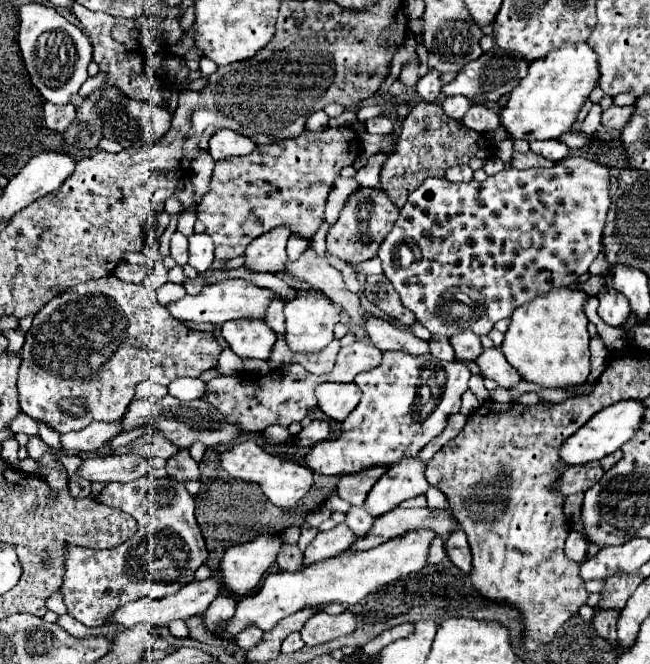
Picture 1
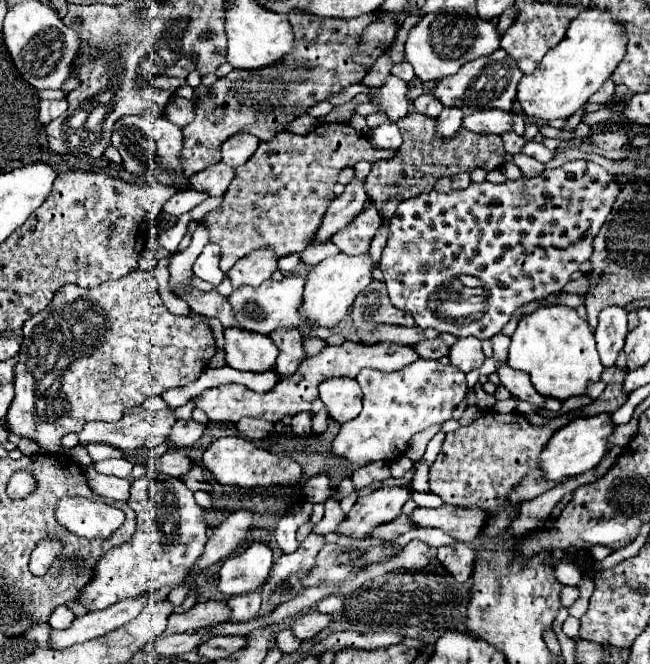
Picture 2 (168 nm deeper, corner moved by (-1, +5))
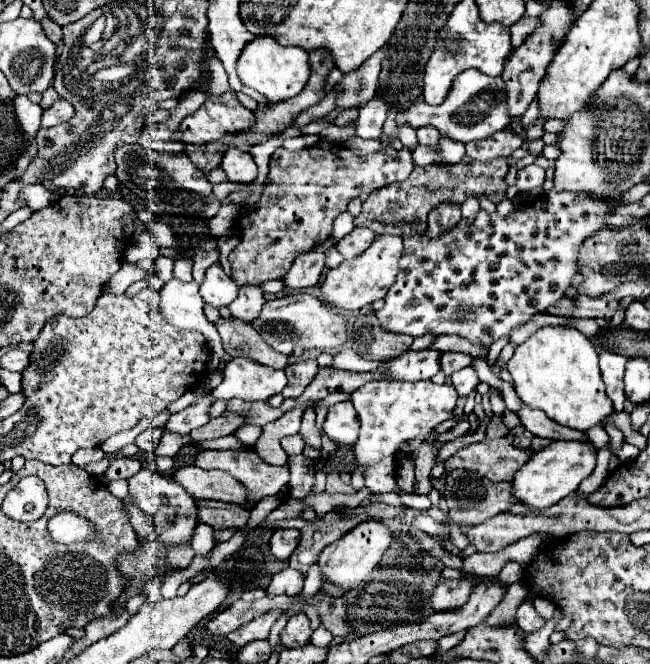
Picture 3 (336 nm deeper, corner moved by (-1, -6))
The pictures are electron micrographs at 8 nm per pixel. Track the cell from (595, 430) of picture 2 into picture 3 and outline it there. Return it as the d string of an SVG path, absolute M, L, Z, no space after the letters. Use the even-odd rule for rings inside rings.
M550 443L520 467L512 479L512 495L528 509L542 511L556 505L560 499L578 489L596 465L596 453L590 443Z

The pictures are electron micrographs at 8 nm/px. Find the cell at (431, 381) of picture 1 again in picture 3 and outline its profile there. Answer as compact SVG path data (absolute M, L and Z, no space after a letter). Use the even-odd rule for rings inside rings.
M370 381L352 393L352 405L356 405L362 423L354 455L366 469L364 479L372 493L398 491L394 463L400 445L418 435L430 435L438 423L450 419L456 399L452 385L436 385L432 381Z

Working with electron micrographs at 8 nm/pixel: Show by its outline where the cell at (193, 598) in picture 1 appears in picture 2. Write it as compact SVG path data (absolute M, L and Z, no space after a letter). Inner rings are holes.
M136 596L120 600L112 608L106 608L104 612L88 612L82 618L76 618L72 626L66 630L52 630L52 646L68 648L72 644L100 638L134 620L148 604L150 600L146 596Z

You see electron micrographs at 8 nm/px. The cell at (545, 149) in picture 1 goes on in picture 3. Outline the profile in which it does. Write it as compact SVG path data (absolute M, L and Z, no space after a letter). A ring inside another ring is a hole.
M528 165L526 169L518 171L518 179L516 179L516 187L518 193L530 193L532 189L540 187L544 183L544 169L538 165Z

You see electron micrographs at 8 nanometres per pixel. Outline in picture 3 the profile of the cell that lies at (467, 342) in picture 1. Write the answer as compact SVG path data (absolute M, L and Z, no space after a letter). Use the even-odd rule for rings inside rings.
M464 367L464 371L452 373L452 385L460 397L466 397L470 391L474 391L478 383L480 383L480 379L472 367Z

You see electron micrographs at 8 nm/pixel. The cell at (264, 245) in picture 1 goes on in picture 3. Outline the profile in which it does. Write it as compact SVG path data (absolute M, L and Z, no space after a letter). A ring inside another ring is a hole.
M246 285L246 287L240 287L238 299L234 299L230 303L230 313L234 319L252 323L254 319L260 317L262 305L264 305L262 287L260 285Z

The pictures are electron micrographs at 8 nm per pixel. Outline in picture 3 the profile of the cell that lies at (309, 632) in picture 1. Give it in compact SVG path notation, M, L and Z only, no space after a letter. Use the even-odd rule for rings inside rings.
M296 613L288 619L286 627L280 633L280 643L286 647L304 647L310 643L310 621L304 613Z

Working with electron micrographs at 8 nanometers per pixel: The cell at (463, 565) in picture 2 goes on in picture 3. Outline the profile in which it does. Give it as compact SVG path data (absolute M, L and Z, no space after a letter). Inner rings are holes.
M462 577L462 579L442 581L434 589L434 595L430 599L430 607L434 611L454 611L454 609L460 609L468 601L470 593L472 593L470 579Z

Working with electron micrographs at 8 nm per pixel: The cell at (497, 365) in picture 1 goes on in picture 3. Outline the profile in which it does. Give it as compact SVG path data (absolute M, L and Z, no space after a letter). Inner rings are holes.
M522 407L518 413L522 425L536 437L544 437L544 439L560 439L560 441L582 441L588 443L590 439L574 429L568 427L560 427L556 423L552 423L542 411L532 411L530 407Z

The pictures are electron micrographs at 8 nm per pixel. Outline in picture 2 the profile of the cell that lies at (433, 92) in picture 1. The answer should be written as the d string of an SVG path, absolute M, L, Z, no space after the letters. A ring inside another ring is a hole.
M424 90L424 92L414 100L414 108L416 108L416 112L426 114L426 116L438 116L444 106L442 106L442 102L440 102L430 90Z

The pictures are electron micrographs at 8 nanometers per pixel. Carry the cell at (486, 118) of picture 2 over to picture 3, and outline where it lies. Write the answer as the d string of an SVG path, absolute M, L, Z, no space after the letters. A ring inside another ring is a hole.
M504 129L488 139L466 143L466 155L474 161L490 163L498 157L510 157L522 145L524 145L524 139L520 135L512 133L510 129Z

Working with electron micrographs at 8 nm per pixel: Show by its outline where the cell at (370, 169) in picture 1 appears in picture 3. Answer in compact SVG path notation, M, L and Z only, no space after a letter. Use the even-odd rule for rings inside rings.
M330 237L324 245L314 247L308 253L302 253L290 267L288 275L284 277L286 289L308 289L320 283L320 275L324 271L324 259L326 259L326 249L334 247L334 239Z

